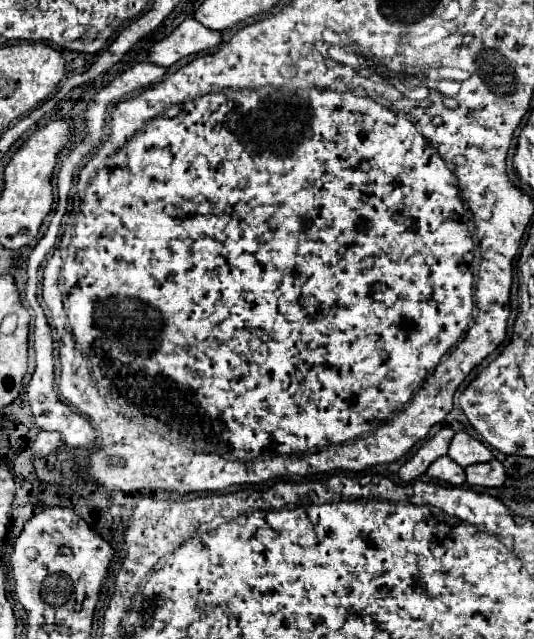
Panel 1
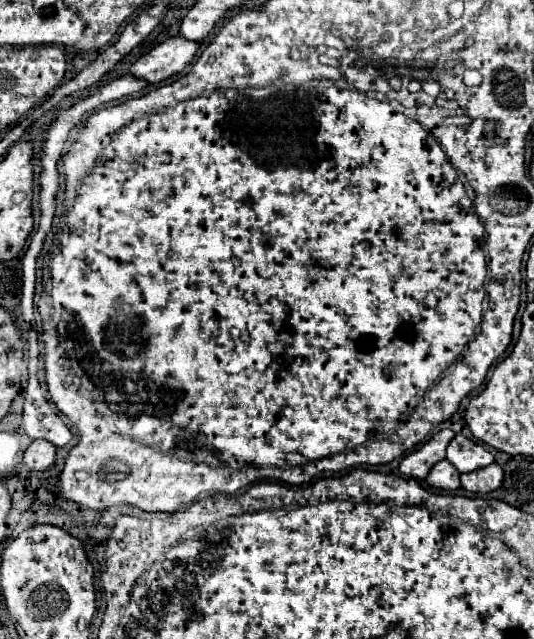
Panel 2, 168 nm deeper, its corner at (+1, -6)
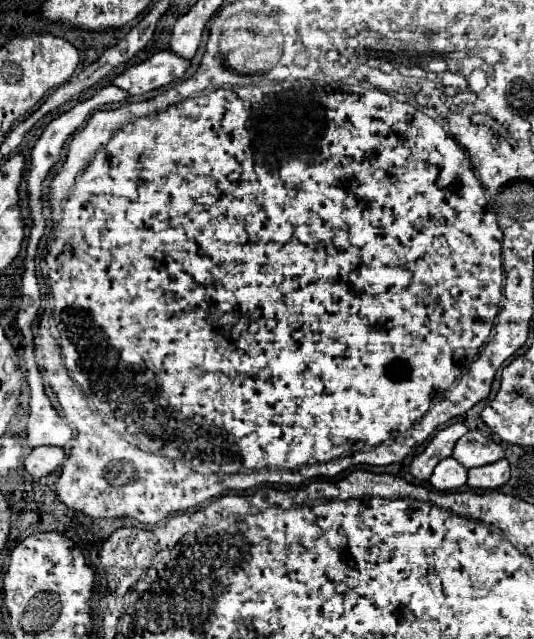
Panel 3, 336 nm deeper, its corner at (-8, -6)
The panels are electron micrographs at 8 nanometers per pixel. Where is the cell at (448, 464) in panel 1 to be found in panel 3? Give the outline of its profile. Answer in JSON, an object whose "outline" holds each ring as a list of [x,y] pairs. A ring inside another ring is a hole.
{"outline":[[[453,457],[443,459],[443,461],[435,467],[435,471],[433,471],[429,483],[431,483],[437,491],[459,491],[459,489],[463,489],[465,483],[467,483],[467,469],[465,469],[461,463],[457,463]]]}

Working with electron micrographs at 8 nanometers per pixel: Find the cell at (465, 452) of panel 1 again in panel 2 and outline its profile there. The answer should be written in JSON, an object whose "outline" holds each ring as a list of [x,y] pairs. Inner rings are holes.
{"outline":[[[456,433],[456,437],[450,441],[446,449],[446,459],[460,473],[470,473],[474,469],[494,463],[494,455],[482,443],[476,443],[474,439],[464,437],[462,433]]]}

